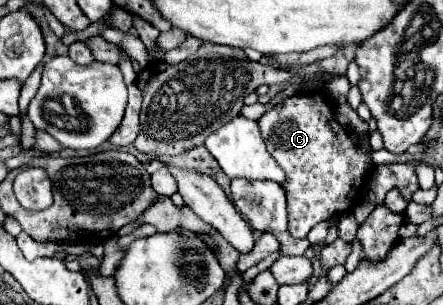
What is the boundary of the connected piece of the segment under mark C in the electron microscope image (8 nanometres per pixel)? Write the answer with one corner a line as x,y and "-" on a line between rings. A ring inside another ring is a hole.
297,93
289,97
283,105
277,105
265,111
265,115
261,115
257,123
261,127
261,135
265,139
269,155
277,161
277,165
285,171
285,177
287,177
283,183
283,191
287,197
289,231
293,237
307,237
311,227
315,227
317,223
337,213
345,213
359,203
363,193
363,179
373,167
373,161
371,161
371,155
351,139
351,133
337,123
335,107
323,95

